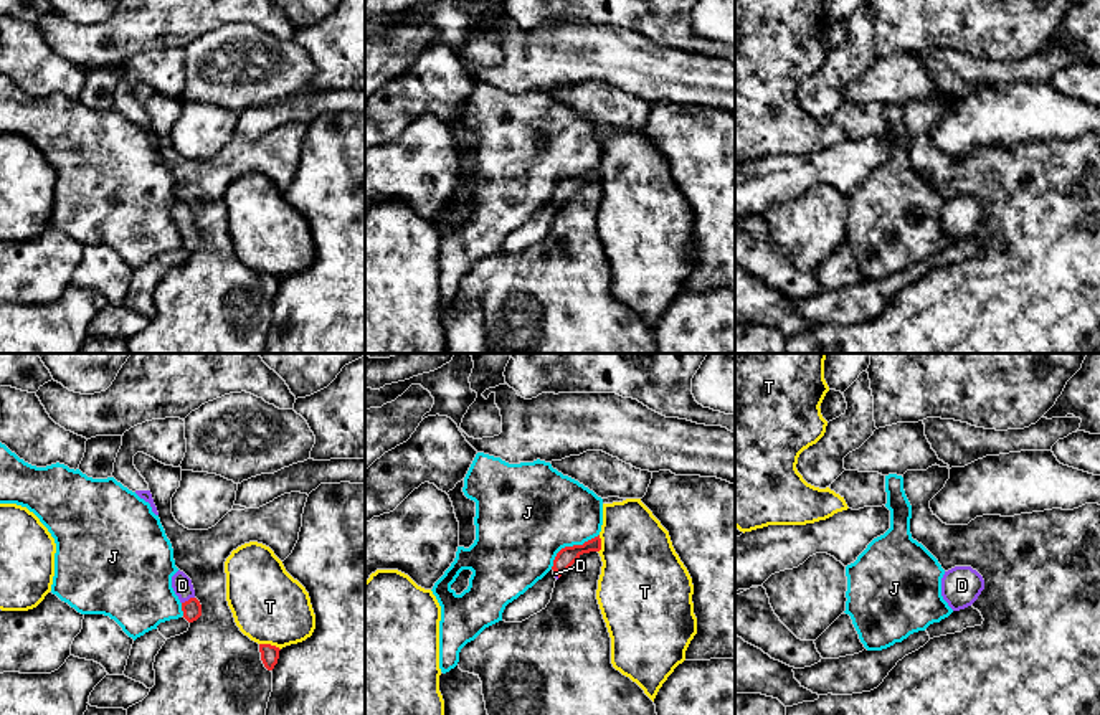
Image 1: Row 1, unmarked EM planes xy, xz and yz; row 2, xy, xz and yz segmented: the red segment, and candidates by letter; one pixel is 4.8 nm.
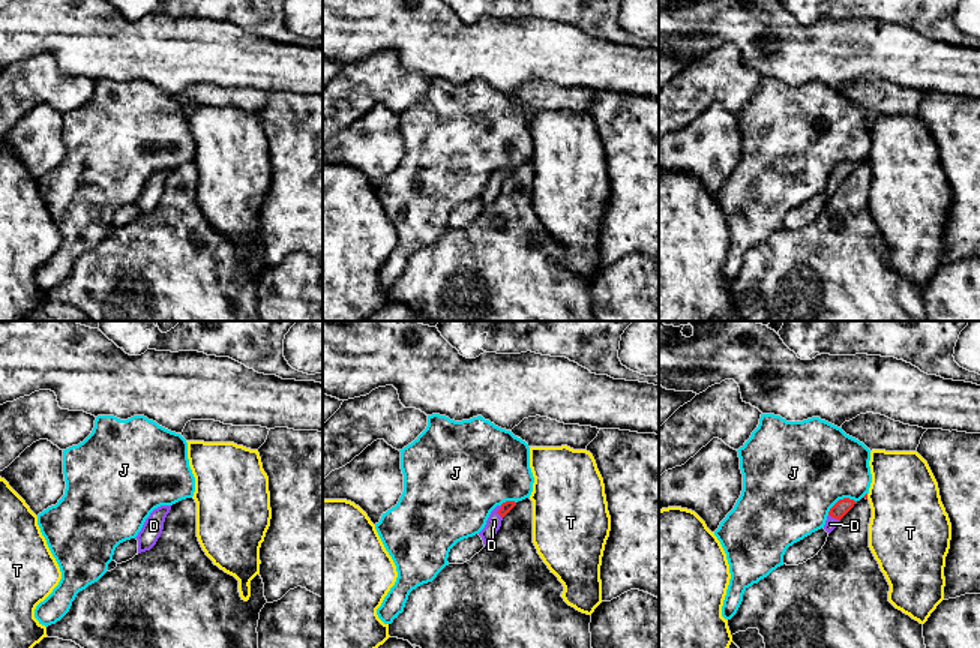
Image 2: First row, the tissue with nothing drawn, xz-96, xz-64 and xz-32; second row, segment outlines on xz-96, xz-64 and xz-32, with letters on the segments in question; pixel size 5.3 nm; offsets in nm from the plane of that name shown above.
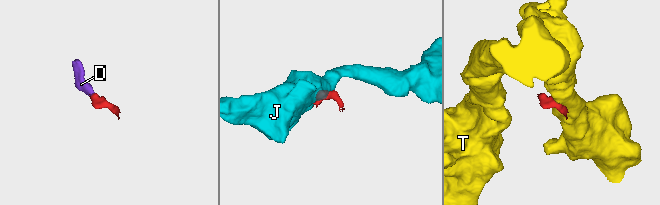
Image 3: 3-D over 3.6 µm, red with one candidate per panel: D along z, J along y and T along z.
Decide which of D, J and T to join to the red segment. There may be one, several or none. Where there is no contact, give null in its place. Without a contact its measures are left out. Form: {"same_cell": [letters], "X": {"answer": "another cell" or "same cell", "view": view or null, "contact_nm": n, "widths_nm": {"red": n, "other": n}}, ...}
{"same_cell": ["D"], "D": {"answer": "same cell", "view": "xy", "contact_nm": 70, "widths_nm": {"red": 100, "other": 100}}, "J": {"answer": "another cell", "view": "xz", "contact_nm": 300, "widths_nm": {"red": 90, "other": 460}}, "T": {"answer": "another cell", "view": "xy", "contact_nm": 110, "widths_nm": {"red": 90, "other": 360}}}

